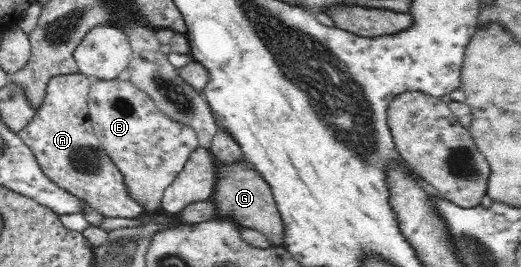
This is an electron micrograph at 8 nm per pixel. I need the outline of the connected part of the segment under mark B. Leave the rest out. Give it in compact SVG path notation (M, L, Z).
M120 79L93 80L88 100L89 117L95 135L112 162L124 175L124 183L126 183L129 196L139 204L144 205L144 210L147 210L148 213L159 211L164 191L174 182L174 178L182 172L190 154L198 148L199 137L191 129L191 126L174 122L163 112L160 112L151 98L142 90L138 90L131 81Z

